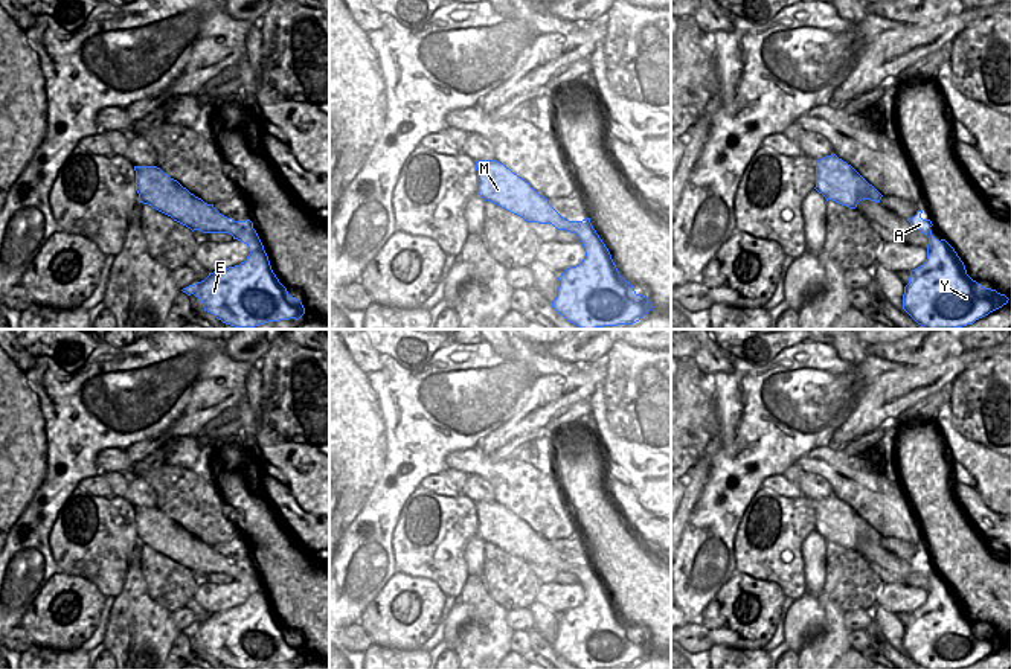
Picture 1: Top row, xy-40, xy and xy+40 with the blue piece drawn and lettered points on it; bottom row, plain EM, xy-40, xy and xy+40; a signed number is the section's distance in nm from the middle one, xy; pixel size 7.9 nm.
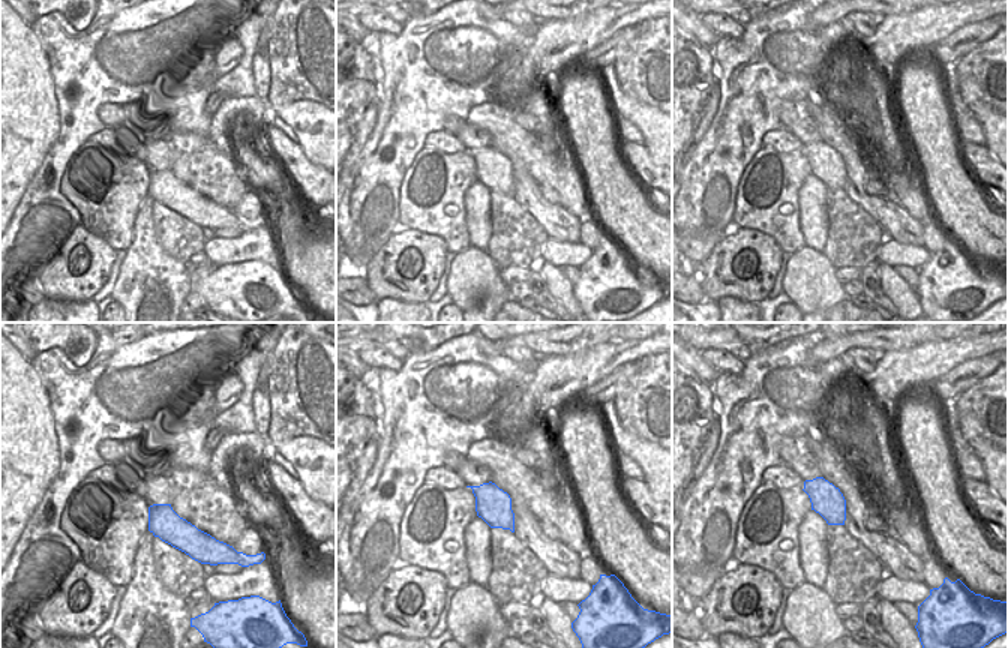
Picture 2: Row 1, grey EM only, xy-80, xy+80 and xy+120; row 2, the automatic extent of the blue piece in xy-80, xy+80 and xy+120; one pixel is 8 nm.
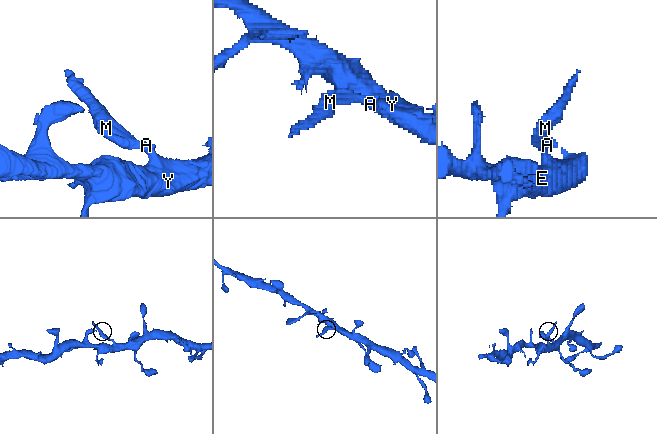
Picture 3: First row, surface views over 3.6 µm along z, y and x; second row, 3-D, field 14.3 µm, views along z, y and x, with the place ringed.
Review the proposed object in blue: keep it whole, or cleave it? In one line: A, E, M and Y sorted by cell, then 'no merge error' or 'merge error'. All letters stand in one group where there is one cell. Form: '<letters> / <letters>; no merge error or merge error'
A E M Y; no merge error

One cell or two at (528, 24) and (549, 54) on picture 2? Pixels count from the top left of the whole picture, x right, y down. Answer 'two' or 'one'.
two

